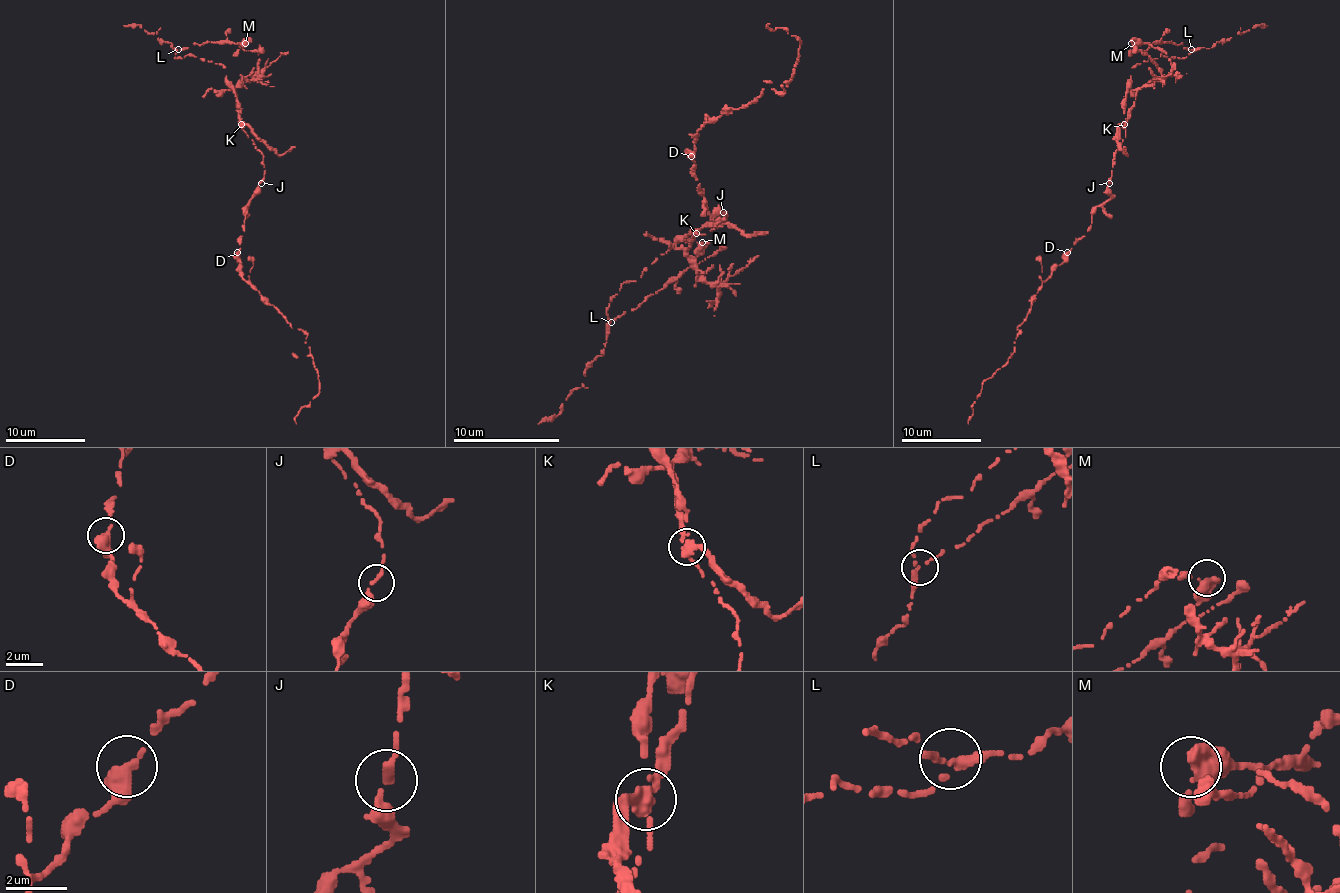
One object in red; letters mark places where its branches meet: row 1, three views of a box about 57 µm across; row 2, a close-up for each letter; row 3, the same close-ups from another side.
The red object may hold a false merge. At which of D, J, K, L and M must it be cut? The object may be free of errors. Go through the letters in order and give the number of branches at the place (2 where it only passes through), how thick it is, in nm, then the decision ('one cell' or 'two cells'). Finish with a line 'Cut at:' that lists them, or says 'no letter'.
D: 2 | 400 nm | one cell
J: 2 | 240 nm | one cell
K: 3 | 280 nm | two cells
L: 3 | 200 nm | one cell
M: 2 | 460 nm | one cell
Cut at: K

